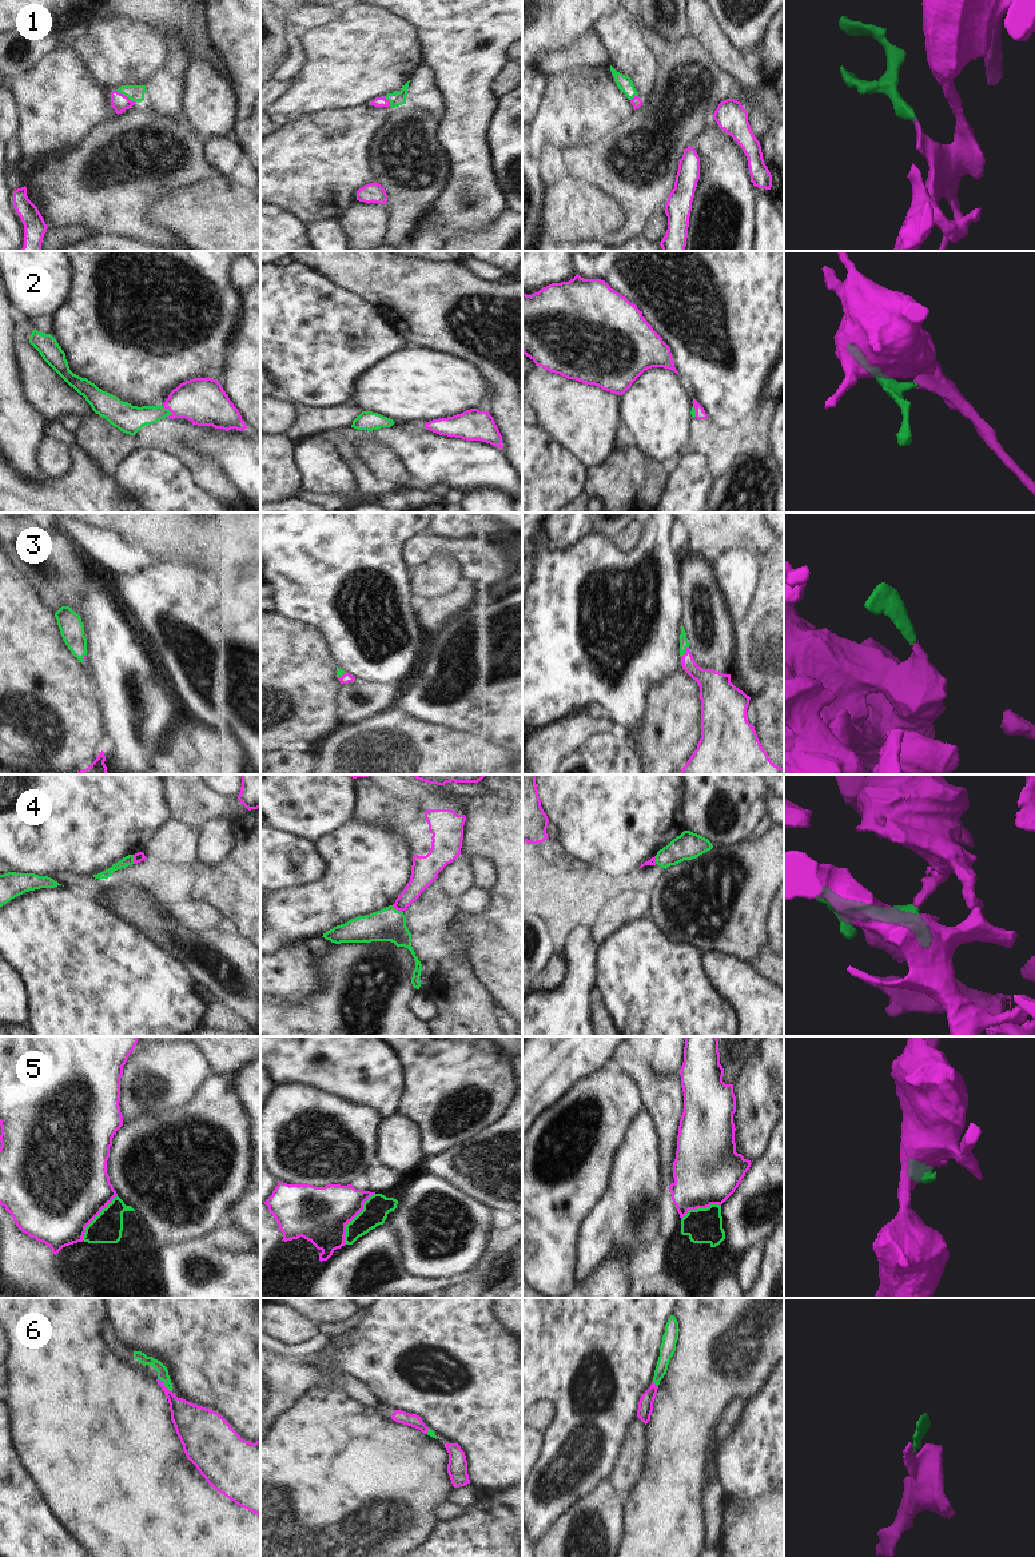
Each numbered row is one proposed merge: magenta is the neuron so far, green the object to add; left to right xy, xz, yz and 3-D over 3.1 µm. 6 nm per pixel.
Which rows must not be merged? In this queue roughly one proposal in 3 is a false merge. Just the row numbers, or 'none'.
4

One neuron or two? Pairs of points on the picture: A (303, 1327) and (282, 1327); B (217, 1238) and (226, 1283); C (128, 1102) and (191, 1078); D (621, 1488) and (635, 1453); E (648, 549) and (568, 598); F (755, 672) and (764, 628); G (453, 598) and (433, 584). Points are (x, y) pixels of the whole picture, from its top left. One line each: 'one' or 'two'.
A: one
B: two
C: one
D: one
E: one
F: one
G: two

